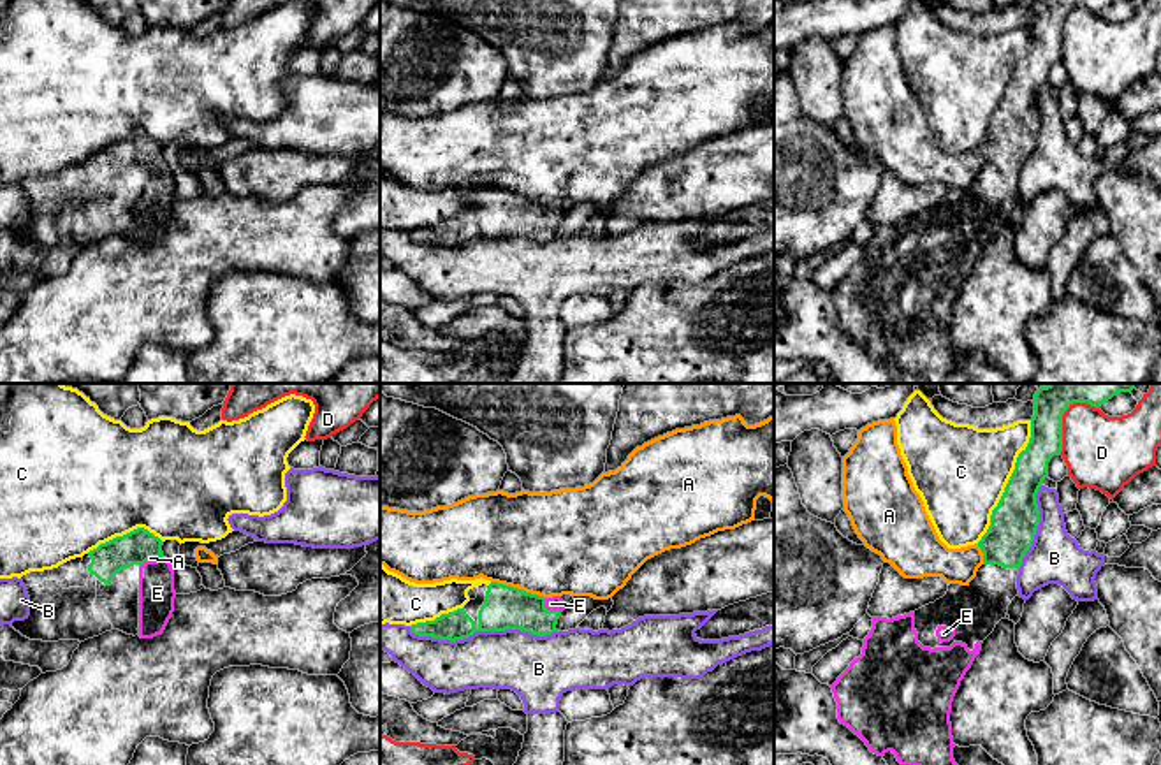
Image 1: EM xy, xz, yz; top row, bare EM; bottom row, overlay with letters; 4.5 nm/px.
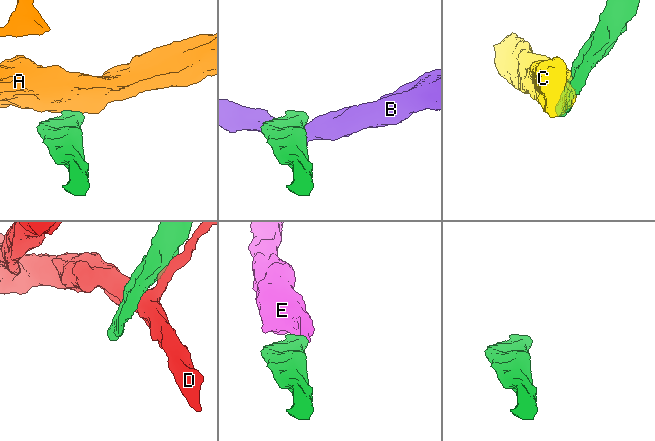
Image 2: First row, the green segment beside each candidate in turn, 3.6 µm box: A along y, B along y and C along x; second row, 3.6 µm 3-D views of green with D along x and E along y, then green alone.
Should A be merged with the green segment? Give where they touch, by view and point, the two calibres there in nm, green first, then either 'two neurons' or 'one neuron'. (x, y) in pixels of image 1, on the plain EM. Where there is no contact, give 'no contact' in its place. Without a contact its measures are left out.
xz (516, 194) | 200/480 nm | two neurons

